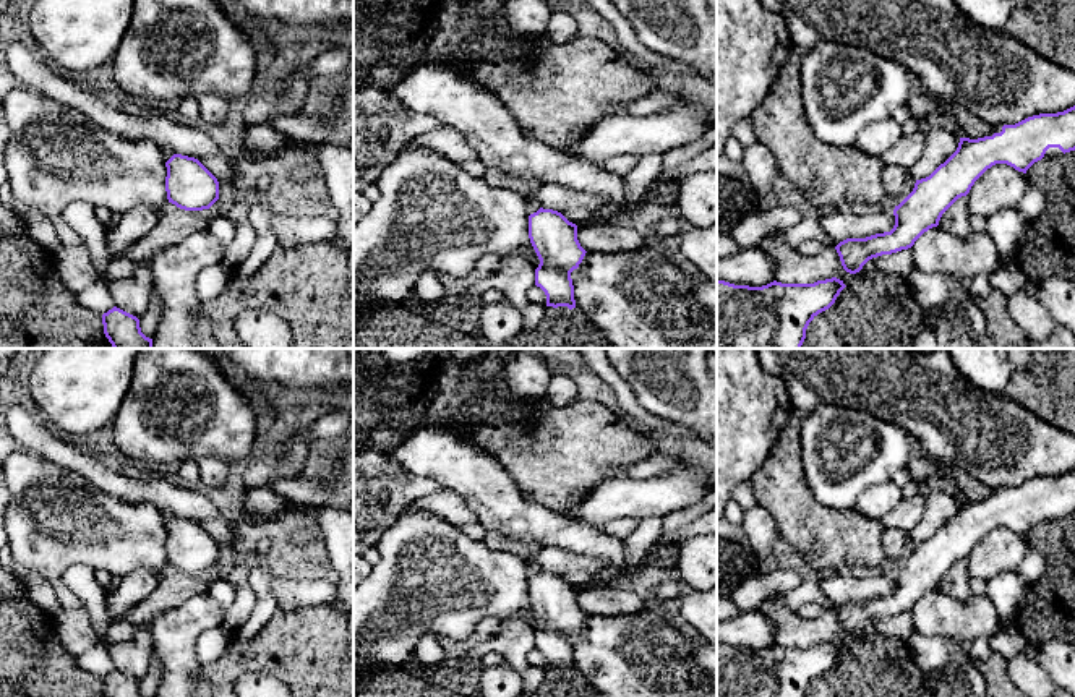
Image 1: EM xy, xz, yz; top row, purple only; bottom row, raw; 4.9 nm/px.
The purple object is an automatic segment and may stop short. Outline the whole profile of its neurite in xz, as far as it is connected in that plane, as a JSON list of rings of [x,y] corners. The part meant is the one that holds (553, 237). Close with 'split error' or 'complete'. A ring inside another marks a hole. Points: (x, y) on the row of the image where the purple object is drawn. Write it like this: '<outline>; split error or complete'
[[[540,207],[529,216],[529,238],[540,259],[535,285],[545,292],[546,306],[576,308],[571,272],[587,253],[577,240],[577,225],[558,211]]]; complete

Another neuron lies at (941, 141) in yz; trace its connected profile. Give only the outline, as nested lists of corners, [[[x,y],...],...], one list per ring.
[[[944,123],[932,125],[926,130],[926,148],[921,159],[908,170],[914,180],[929,177],[944,164],[958,148],[960,135]]]

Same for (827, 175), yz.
[[[793,45],[769,96],[751,113],[756,141],[772,152],[778,173],[812,204],[845,209],[866,203],[890,209],[880,157],[814,136],[801,100],[801,57],[803,50]]]

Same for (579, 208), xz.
[[[543,183],[535,193],[543,209],[561,212],[577,227],[595,220],[595,212],[606,206],[606,201],[590,193],[580,193],[556,183]]]

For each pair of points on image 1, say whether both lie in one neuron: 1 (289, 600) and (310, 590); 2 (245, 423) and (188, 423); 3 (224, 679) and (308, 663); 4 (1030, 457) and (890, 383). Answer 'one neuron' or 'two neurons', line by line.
1: one neuron
2: one neuron
3: one neuron
4: one neuron

